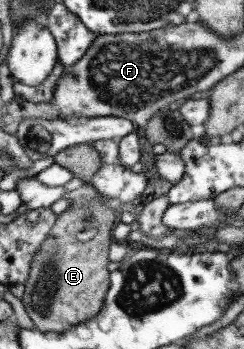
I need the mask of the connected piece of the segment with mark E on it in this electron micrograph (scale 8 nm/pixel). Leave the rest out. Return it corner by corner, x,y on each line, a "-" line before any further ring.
83,196
72,198
72,207
57,216
48,238
33,258
21,298
38,330
66,332
98,314
109,289
109,274
113,267
109,246
114,240
112,230
118,223
112,207
94,199
88,202

